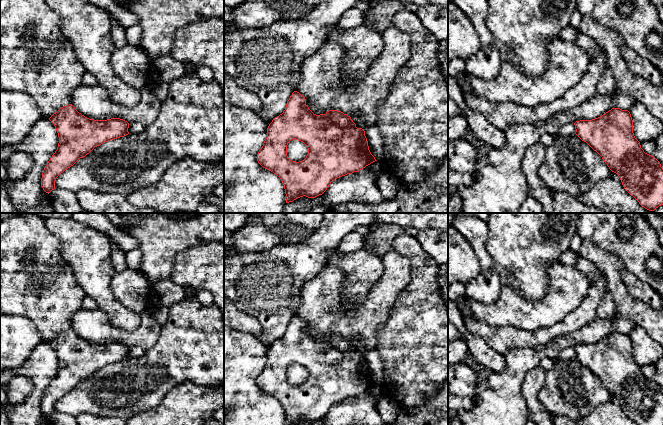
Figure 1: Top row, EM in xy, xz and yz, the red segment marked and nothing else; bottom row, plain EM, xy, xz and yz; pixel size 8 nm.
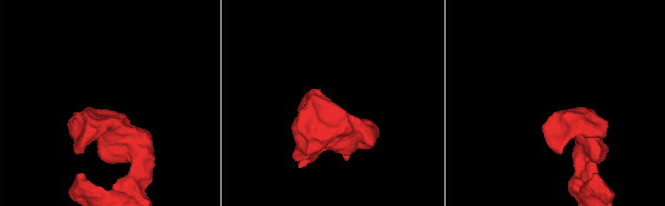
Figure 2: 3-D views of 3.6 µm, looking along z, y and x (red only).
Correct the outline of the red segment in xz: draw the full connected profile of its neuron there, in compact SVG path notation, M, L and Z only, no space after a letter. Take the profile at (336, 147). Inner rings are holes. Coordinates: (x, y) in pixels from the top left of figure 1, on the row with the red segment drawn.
M294 91L283 113L269 124L257 161L281 179L286 203L289 203L303 196L315 198L322 195L335 179L359 172L377 160L369 150L364 129L357 128L348 114L329 110L316 115L306 105L305 97ZM293 139L303 142L308 148L308 154L302 161L295 162L287 156L287 145Z

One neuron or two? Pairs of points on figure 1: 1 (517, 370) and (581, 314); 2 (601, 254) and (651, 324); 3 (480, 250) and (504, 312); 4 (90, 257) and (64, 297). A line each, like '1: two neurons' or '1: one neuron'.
1: two neurons
2: one neuron
3: two neurons
4: two neurons

